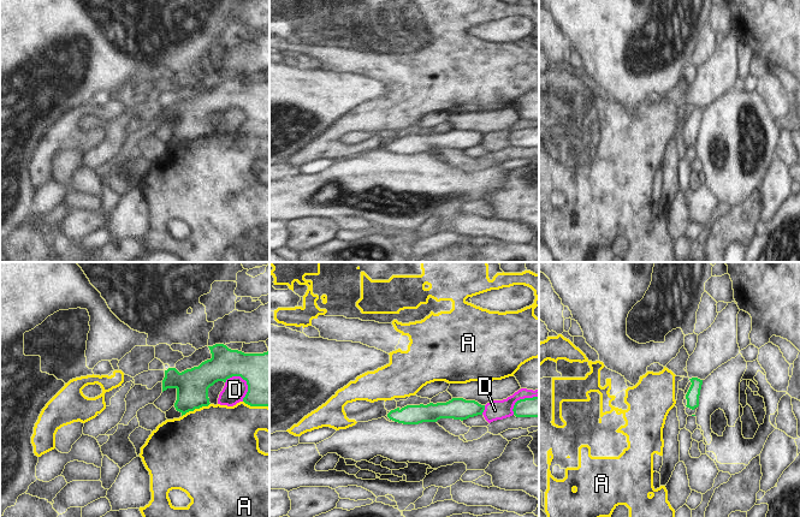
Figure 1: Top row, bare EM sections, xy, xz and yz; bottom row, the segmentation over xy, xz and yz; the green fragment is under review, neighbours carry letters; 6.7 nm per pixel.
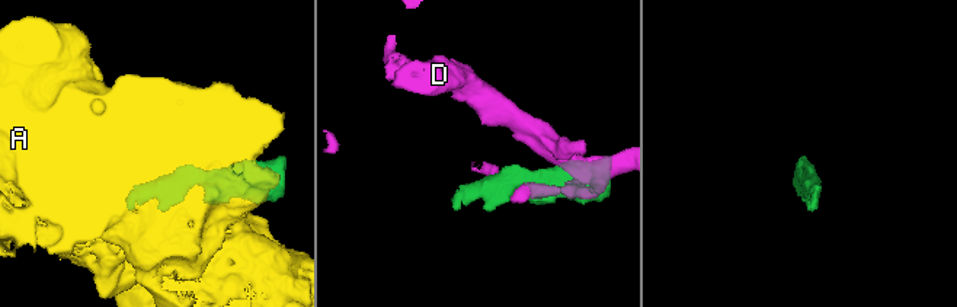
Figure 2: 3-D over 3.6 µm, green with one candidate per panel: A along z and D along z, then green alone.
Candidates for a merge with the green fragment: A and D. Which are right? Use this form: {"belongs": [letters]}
{"belongs": []}

